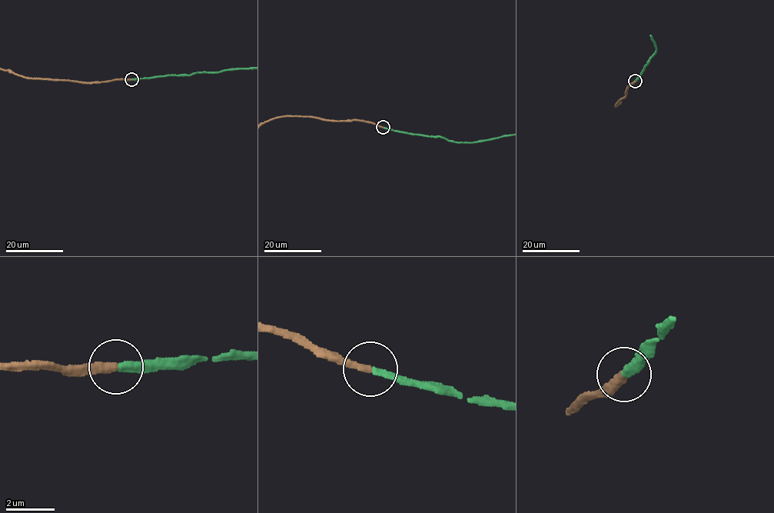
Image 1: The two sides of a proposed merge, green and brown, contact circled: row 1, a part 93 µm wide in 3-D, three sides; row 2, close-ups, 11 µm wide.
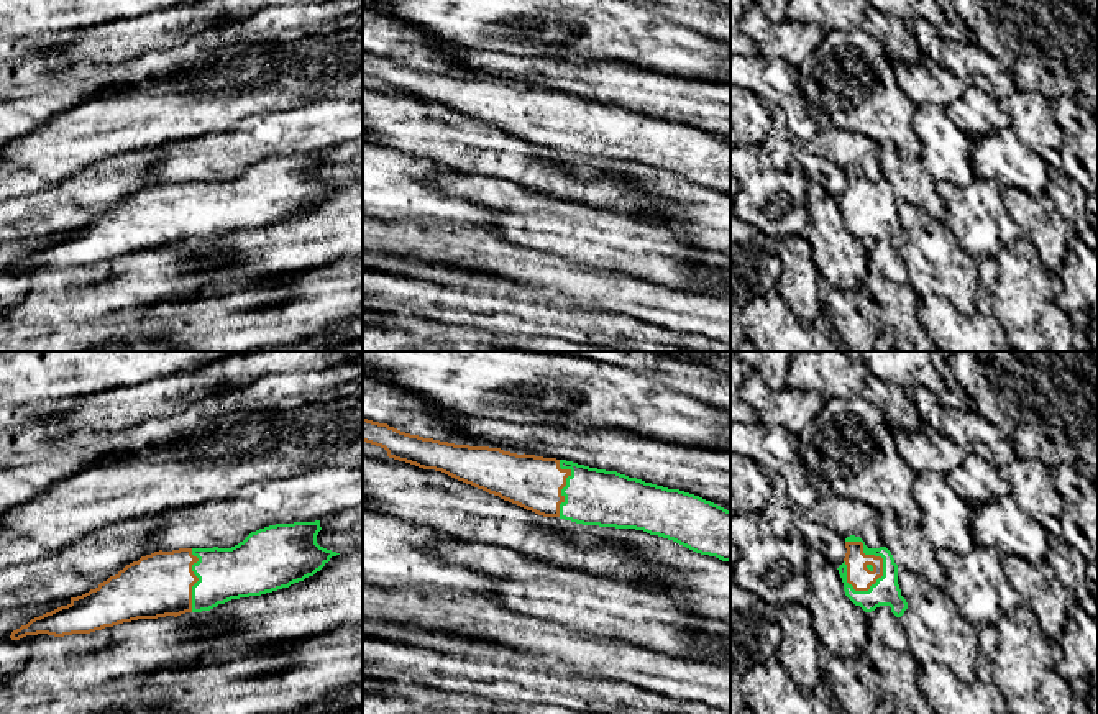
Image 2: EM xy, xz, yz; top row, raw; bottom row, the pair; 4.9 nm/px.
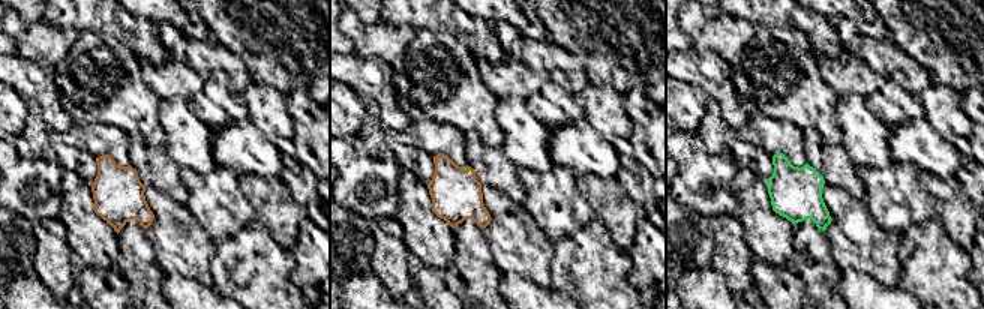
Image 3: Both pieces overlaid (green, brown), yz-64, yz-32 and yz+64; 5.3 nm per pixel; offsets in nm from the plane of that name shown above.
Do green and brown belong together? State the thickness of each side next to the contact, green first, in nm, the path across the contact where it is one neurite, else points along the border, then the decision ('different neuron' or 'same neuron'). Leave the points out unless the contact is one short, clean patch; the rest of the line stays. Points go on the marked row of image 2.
140/110 nm | across yz (885, 591), (877, 555), (859, 575) | same neuron

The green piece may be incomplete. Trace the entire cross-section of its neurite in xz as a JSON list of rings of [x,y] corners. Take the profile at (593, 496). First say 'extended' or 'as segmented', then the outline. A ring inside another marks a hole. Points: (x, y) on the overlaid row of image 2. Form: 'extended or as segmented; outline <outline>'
extended; outline [[[368,419],[363,442],[543,517],[643,530],[730,563],[730,510],[679,489],[566,460],[423,438]]]

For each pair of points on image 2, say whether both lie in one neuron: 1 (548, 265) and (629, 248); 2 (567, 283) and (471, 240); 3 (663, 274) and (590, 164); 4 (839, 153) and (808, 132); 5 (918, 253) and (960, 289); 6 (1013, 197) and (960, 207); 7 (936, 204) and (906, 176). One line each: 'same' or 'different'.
1: different
2: same
3: different
4: different
5: same
6: different
7: same

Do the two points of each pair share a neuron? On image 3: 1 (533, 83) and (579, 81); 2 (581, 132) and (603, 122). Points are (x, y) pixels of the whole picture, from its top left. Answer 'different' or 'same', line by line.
1: different
2: different

